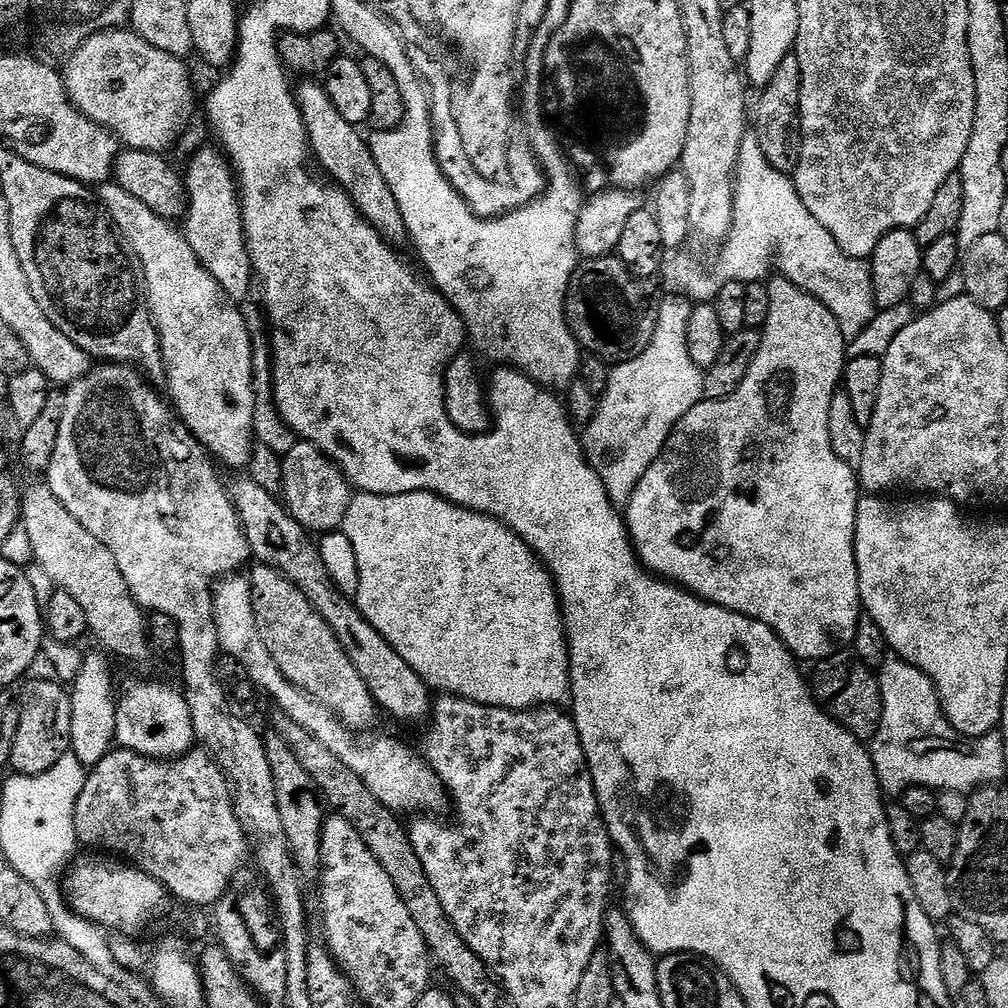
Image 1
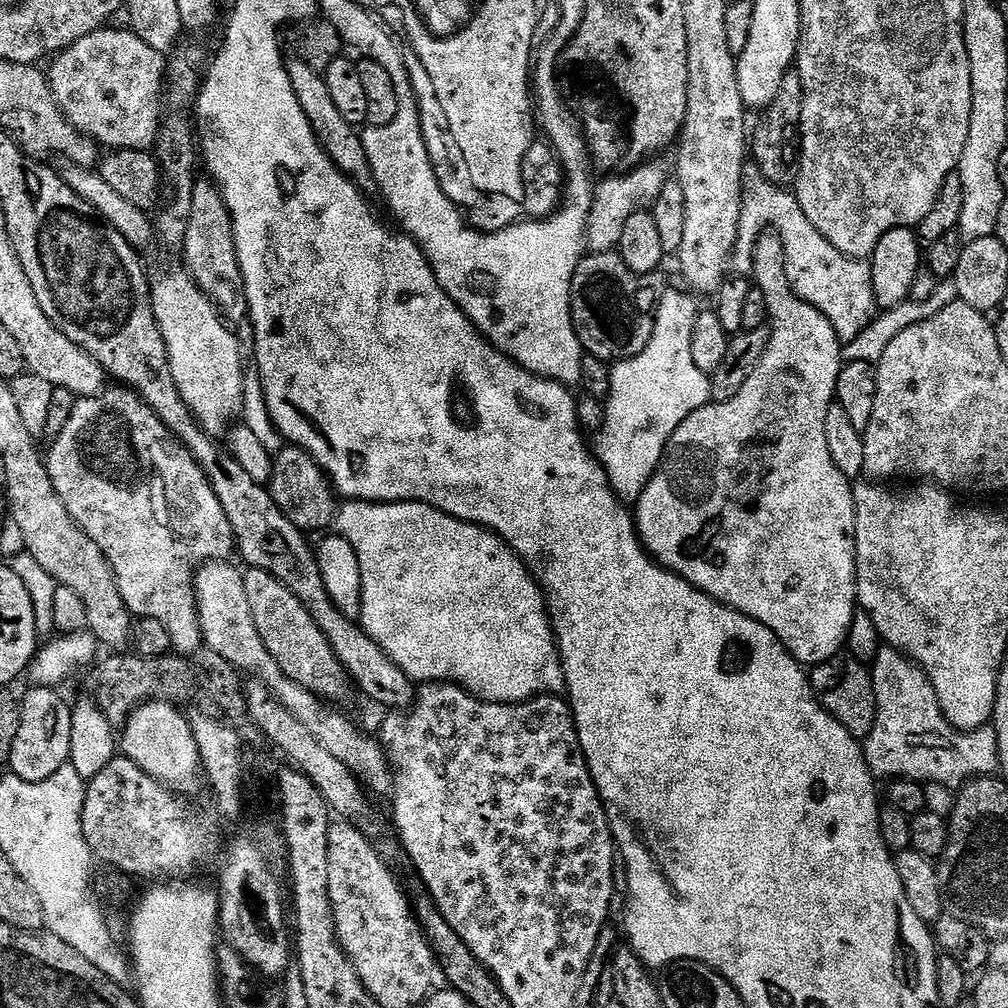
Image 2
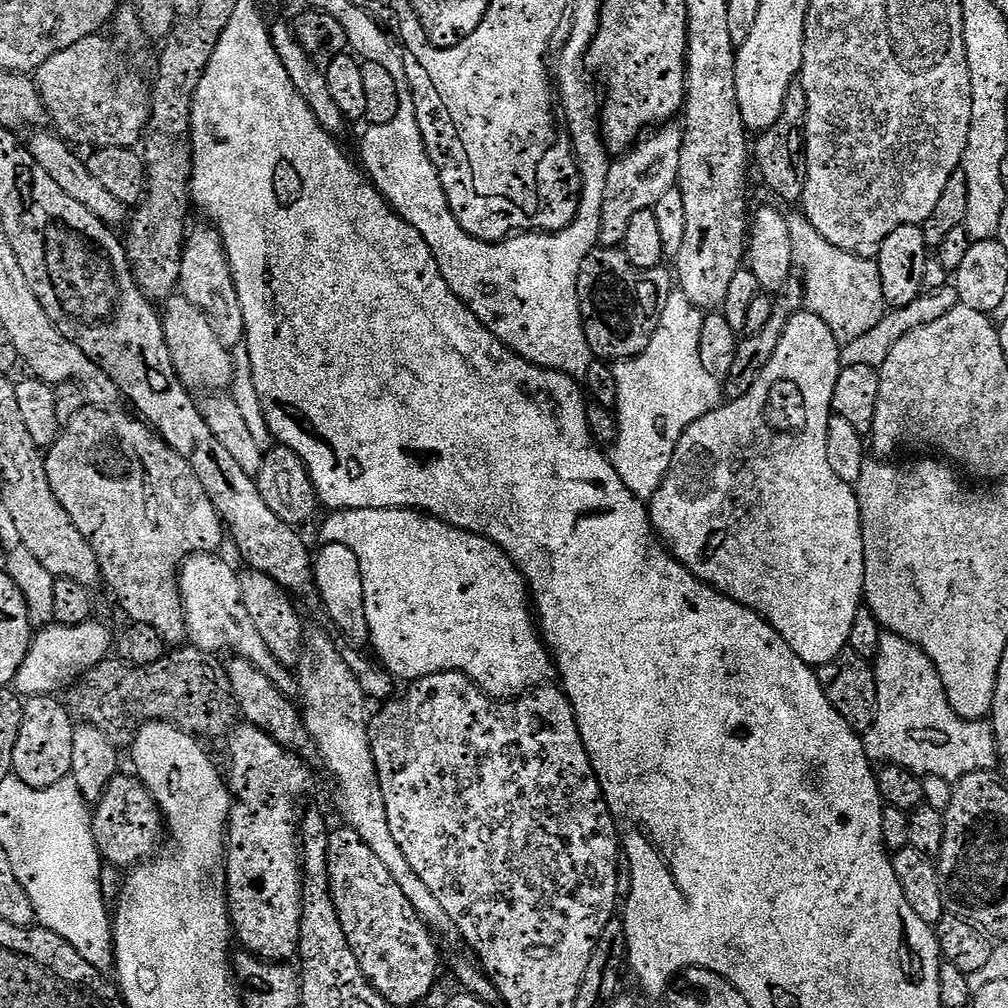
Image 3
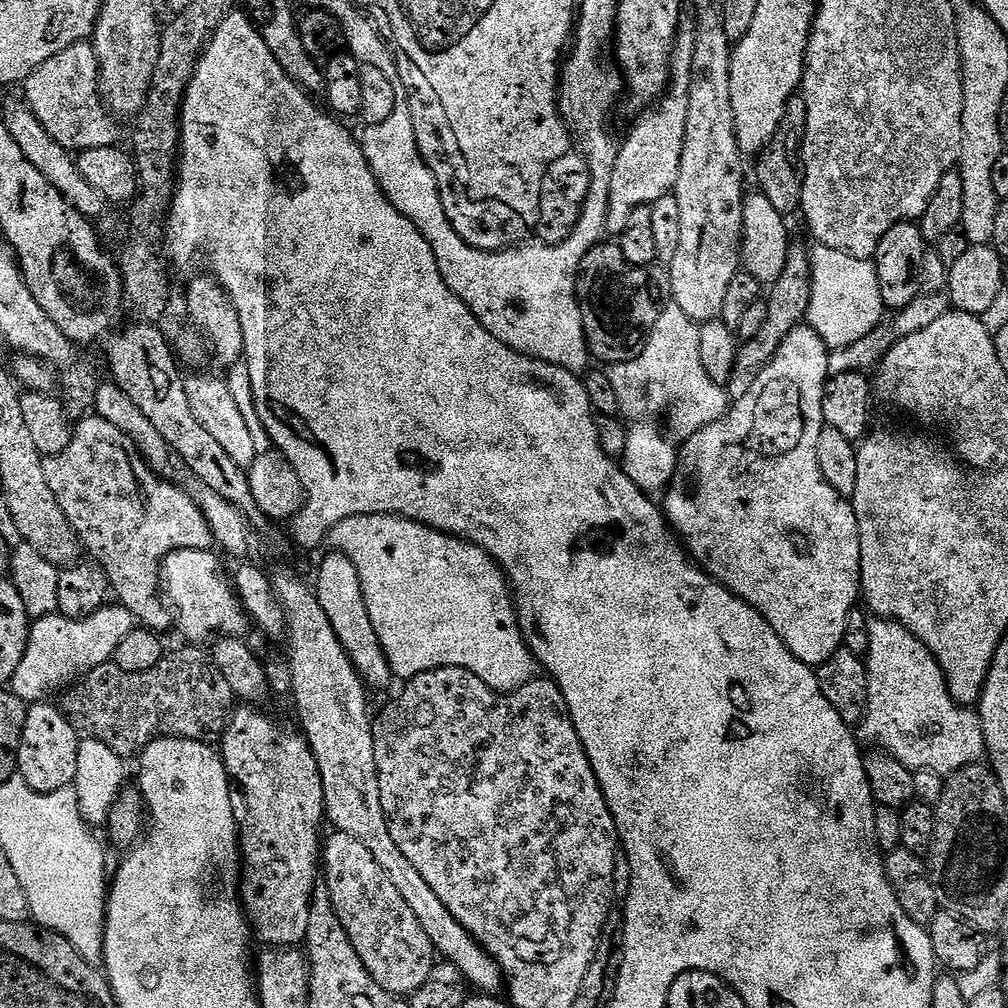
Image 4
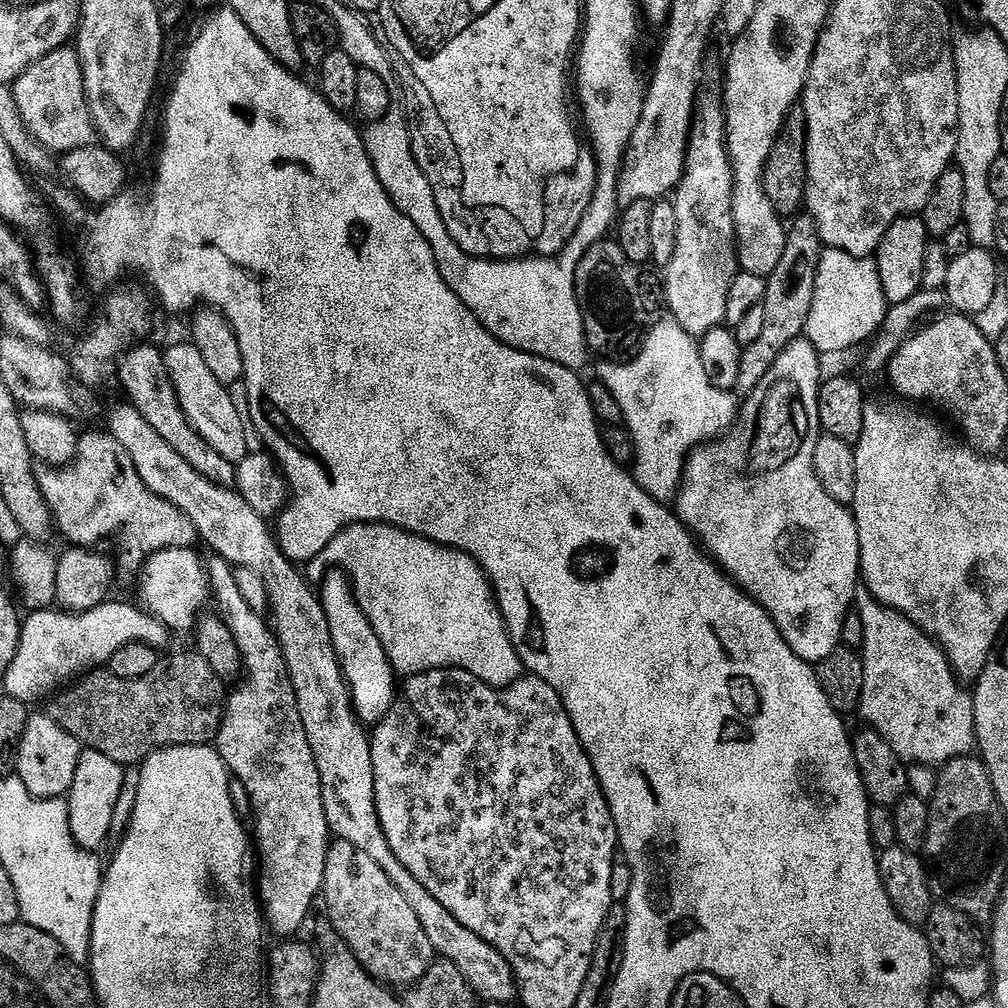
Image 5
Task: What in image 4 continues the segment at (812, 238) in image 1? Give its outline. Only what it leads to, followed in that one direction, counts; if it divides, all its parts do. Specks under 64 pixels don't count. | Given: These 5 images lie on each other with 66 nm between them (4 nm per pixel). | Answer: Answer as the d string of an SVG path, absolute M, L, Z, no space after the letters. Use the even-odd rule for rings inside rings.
M816 244L810 252L812 258L812 293L806 324L817 332L819 343L825 344L829 350L844 348L863 338L878 327L885 319L886 309L882 302L882 290L878 290L878 270L872 260L850 258L850 254L842 254L842 250L828 248L824 244Z

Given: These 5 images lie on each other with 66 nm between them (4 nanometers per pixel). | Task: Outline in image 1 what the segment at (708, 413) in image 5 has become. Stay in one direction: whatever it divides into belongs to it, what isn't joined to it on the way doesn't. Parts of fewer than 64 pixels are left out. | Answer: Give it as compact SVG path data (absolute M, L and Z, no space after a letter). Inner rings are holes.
M668 294L659 301L659 305L660 316L656 319L656 333L650 346L638 358L615 365L609 371L608 385L599 397L600 405L596 408L596 417L589 422L588 429L582 432L584 454L592 469L603 478L608 494L617 506L627 506L648 467L660 457L660 451L666 446L677 422L686 414L690 414L695 404L705 399L705 373L696 365L694 358L690 358L686 342L686 326L690 322L694 304L686 297Z

